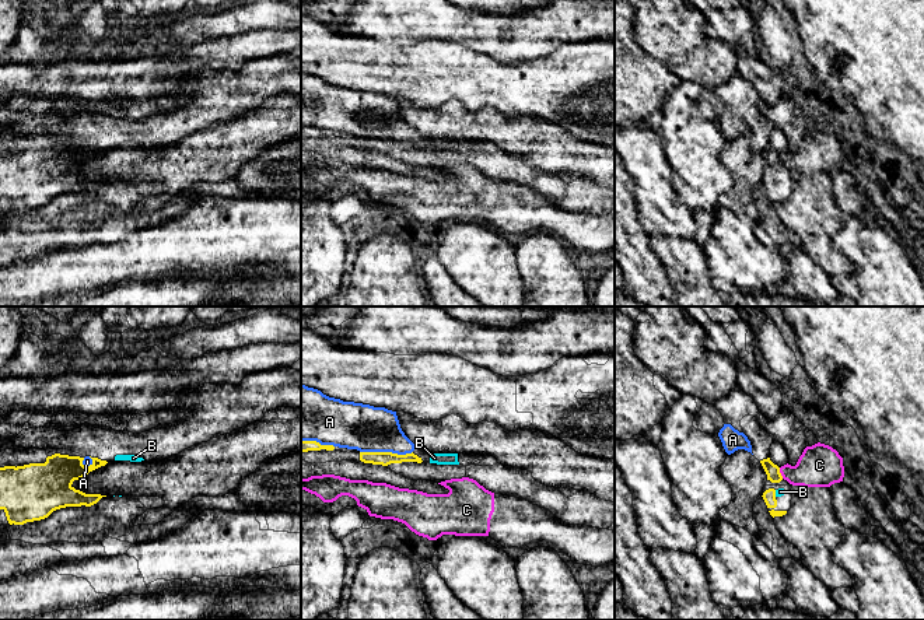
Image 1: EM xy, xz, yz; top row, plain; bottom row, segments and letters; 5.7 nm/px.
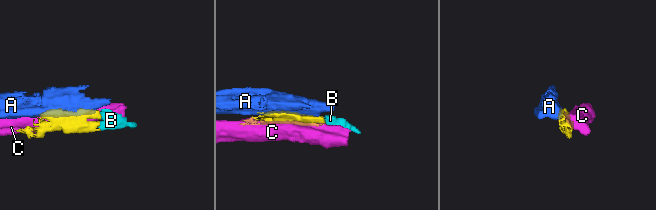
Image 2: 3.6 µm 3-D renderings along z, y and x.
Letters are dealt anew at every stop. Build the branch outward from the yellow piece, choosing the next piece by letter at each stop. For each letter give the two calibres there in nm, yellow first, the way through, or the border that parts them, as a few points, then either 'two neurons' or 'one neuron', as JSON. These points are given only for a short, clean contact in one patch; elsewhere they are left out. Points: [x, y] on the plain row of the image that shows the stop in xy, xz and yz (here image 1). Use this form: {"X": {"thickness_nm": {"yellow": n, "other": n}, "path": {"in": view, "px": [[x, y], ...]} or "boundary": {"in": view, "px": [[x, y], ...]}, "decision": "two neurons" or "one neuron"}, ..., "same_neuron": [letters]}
{"A": {"thickness_nm": {"yellow": 80, "other": 280}, "boundary": {"in": "xz", "px": [[360, 137], [412, 139]]}, "decision": "two neurons"}, "B": {"thickness_nm": {"yellow": 80, "other": 50}, "path": {"in": "yz", "px": [[769, 182], [774, 179], [780, 178]]}, "decision": "one neuron"}, "C": {"thickness_nm": {"yellow": 80, "other": 240}, "decision": "two neurons"}, "same_neuron": ["B"]}

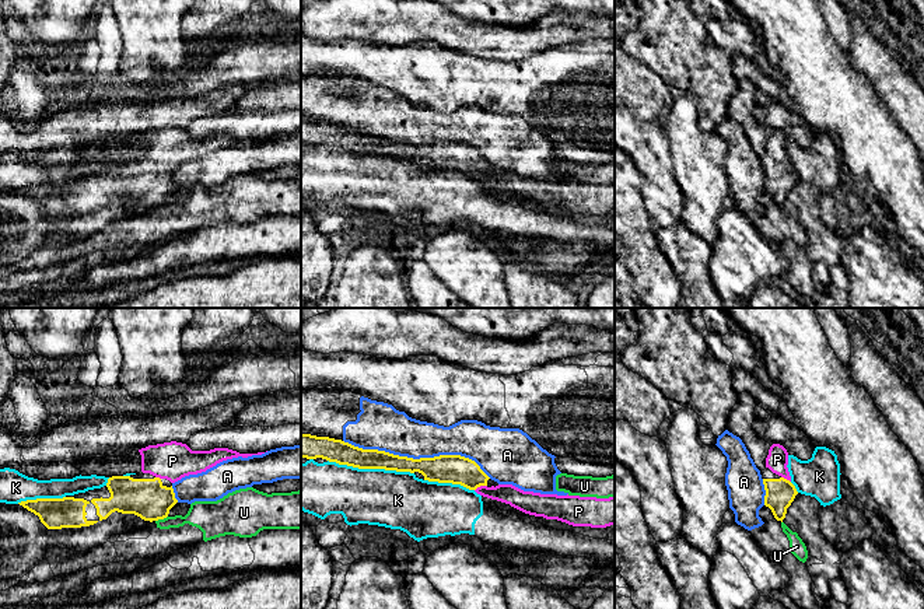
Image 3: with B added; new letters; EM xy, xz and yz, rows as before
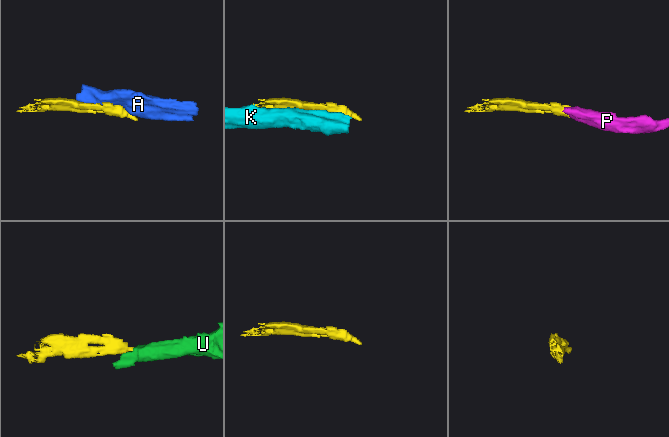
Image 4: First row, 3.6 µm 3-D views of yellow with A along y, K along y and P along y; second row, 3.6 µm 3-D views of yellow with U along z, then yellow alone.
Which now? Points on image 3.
{"A": {"thickness_nm": {"yellow": 170, "other": 260}, "decision": "two neurons"}, "K": {"thickness_nm": {"yellow": 130, "other": 340}, "decision": "two neurons"}, "P": {"thickness_nm": {"yellow": 170, "other": 120}, "decision": "one neuron"}, "U": {"thickness_nm": {"yellow": 220, "other": 160}, "boundary": {"in": "xy", "px": [[167, 202], [156, 207]]}, "decision": "two neurons"}, "same_neuron": ["P"]}

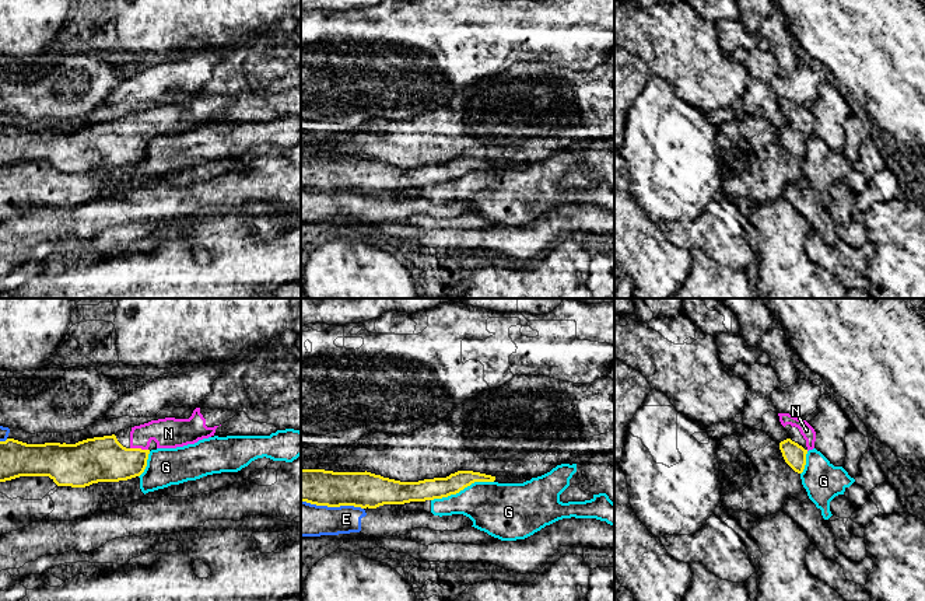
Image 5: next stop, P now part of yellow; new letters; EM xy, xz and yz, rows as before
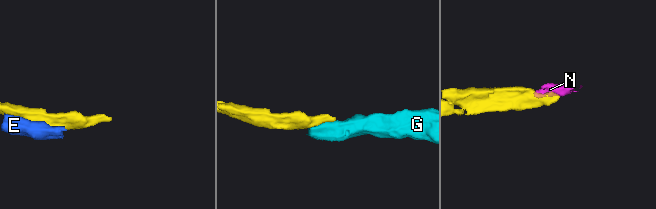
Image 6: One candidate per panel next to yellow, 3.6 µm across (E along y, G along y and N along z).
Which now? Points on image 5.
{"E": {"thickness_nm": {"yellow": 200, "other": 200}, "decision": "two neurons"}, "G": {"thickness_nm": {"yellow": 130, "other": 300}, "boundary": {"in": "xz", "px": [[493, 167], [475, 167], [455, 180], [431, 187]]}, "decision": "two neurons"}, "N": {"thickness_nm": {"yellow": 260, "other": 180}, "path": {"in": "xy", "px": [[104, 144], [129, 144], [139, 135], [151, 119], [168, 119]]}, "decision": "one neuron"}, "same_neuron": ["N"]}

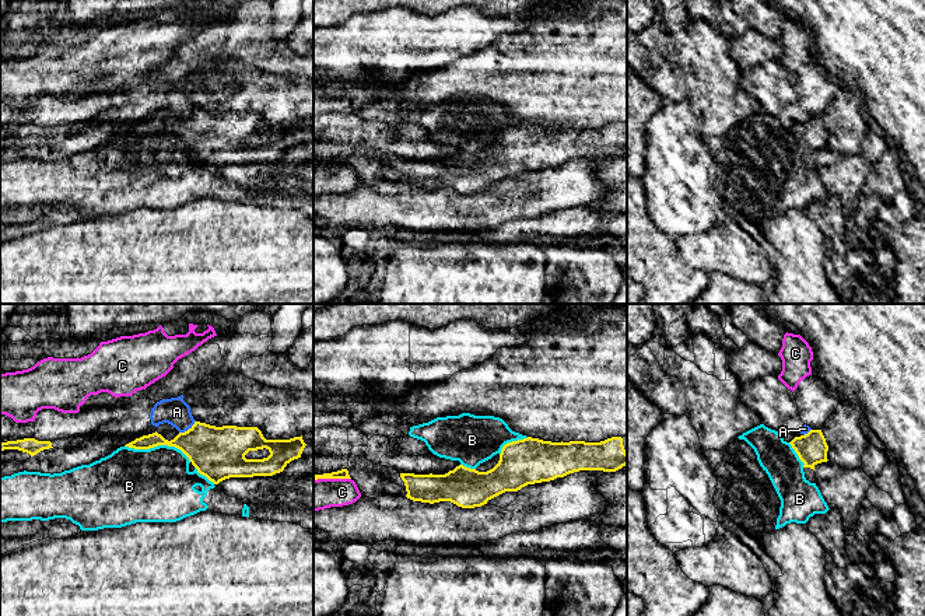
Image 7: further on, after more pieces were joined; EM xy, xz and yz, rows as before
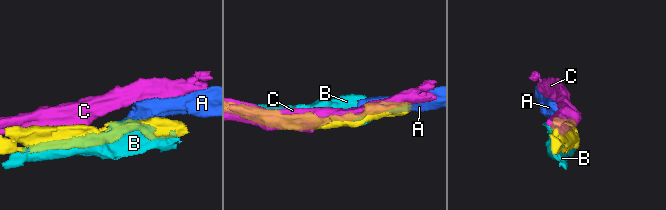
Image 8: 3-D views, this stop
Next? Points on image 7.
{"A": {"thickness_nm": {"yellow": 300, "other": 160}, "decision": "two neurons"}, "B": {"thickness_nm": {"yellow": 220, "other": 420}, "decision": "two neurons"}, "C": {"thickness_nm": {"yellow": 60, "other": 180}, "decision": "two neurons"}, "same_neuron": []}

